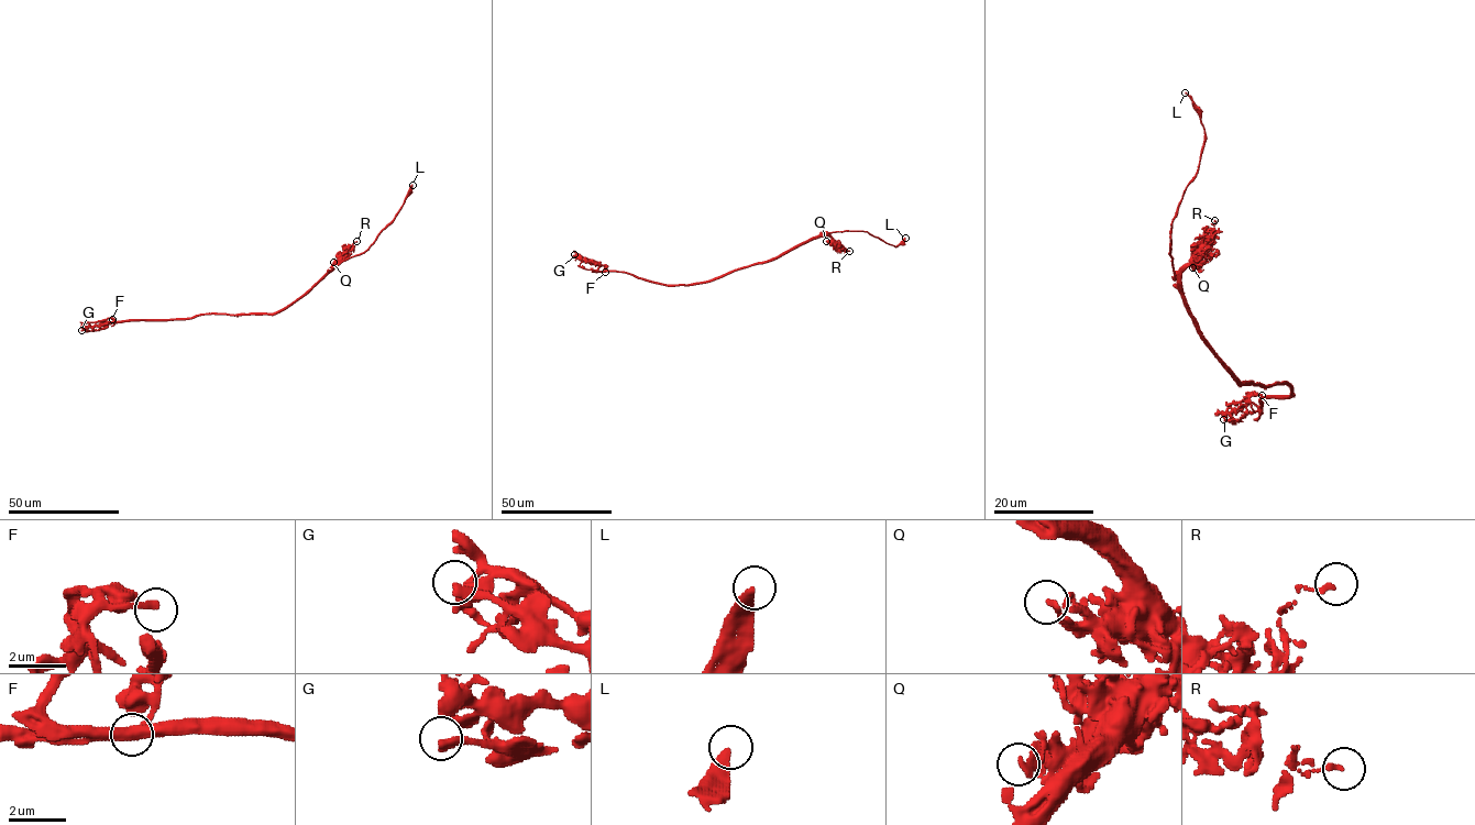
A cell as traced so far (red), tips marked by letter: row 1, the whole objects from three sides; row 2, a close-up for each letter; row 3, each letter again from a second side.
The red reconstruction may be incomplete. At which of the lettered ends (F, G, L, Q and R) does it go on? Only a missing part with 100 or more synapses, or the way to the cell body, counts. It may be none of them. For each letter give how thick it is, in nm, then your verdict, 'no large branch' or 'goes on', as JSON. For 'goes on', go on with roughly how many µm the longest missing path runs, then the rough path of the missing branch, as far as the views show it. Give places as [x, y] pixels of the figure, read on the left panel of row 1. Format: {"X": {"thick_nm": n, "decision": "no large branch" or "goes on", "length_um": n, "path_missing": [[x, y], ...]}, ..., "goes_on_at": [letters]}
{"F": {"thick_nm": 240, "decision": "no large branch"}, "G": {"thick_nm": 320, "decision": "no large branch"}, "L": {"thick_nm": 240, "decision": "goes on", "length_um": 9}, "Q": {"thick_nm": 240, "decision": "no large branch"}, "R": {"thick_nm": 150, "decision": "no large branch"}, "goes_on_at": ["L"]}

